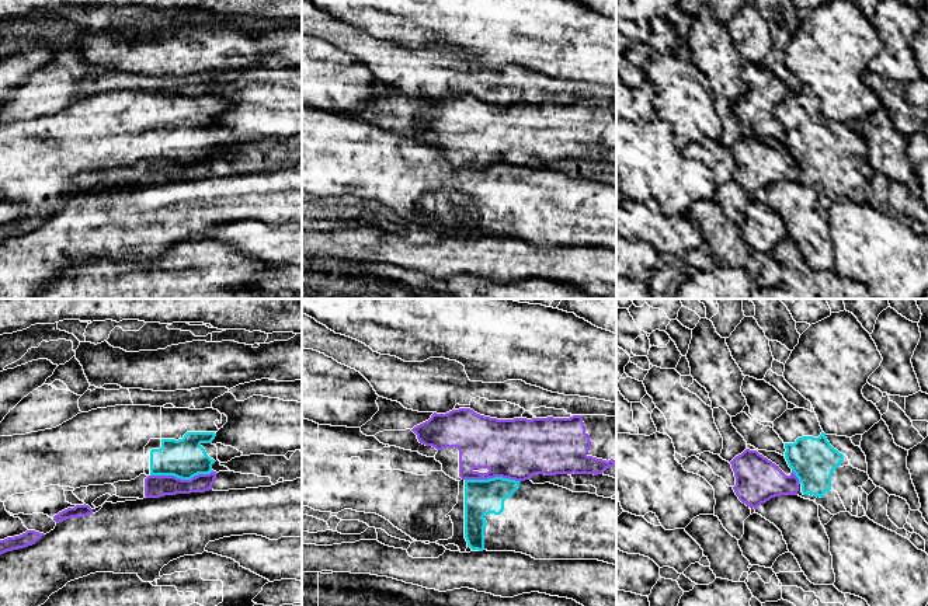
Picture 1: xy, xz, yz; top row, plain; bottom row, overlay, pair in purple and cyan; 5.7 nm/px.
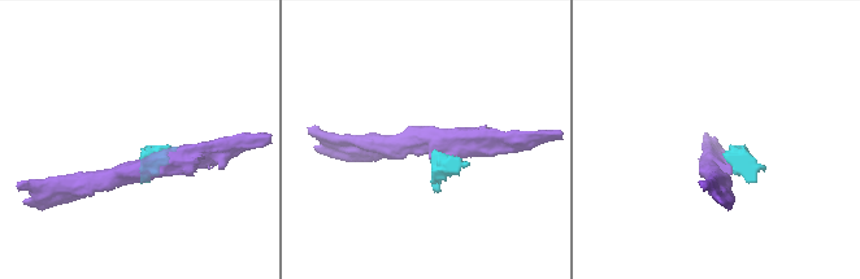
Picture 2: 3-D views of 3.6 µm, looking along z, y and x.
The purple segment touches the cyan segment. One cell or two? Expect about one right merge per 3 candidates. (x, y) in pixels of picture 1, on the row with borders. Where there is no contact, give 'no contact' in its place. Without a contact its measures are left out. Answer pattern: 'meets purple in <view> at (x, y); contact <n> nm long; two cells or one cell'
meets purple in xy at (180, 479); contact 360 nm long; two cells

